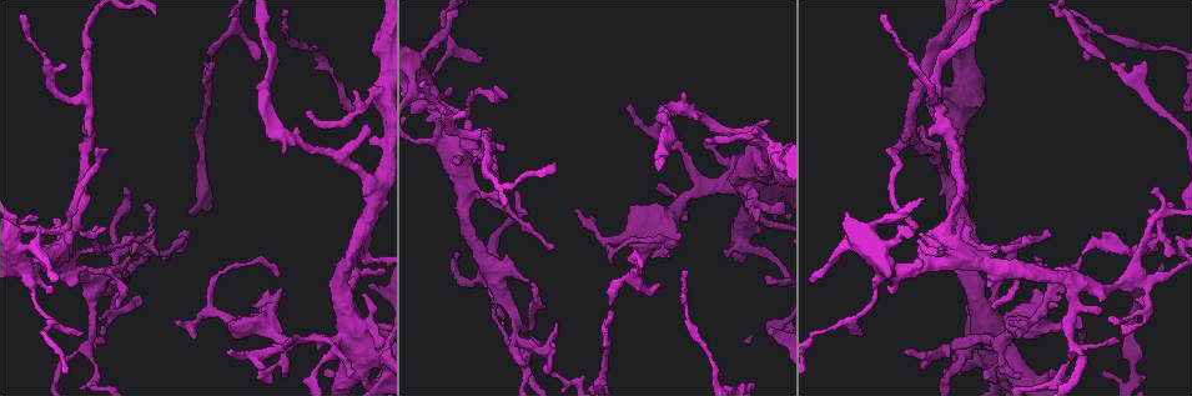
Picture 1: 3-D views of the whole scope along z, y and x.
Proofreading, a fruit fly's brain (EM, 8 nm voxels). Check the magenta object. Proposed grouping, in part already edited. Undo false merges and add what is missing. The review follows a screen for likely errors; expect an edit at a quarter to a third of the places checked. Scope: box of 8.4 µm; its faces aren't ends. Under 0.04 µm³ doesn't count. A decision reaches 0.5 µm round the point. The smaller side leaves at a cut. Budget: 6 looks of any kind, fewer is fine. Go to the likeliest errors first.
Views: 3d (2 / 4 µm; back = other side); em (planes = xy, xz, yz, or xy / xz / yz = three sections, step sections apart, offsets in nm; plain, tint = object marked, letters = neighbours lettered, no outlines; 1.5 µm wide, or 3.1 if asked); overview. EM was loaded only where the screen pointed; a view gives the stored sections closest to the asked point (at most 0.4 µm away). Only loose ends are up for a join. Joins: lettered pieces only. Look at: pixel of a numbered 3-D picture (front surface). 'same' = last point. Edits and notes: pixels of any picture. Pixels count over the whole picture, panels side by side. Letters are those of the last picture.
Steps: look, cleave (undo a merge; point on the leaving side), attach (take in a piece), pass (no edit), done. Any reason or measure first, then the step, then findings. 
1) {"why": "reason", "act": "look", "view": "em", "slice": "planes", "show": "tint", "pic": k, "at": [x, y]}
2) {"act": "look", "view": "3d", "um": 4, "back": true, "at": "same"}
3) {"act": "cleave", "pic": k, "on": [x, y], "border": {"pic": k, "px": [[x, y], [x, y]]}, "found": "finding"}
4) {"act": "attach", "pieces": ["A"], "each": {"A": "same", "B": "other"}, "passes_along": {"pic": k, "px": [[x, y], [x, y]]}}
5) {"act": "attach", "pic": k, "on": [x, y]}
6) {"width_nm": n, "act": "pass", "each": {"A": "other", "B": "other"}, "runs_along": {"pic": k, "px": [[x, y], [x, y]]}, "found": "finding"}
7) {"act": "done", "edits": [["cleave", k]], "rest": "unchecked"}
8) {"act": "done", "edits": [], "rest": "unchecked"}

{"why": "free end", "act": "look", "view": "3d", "um": 4, "pic": 1, "at": [730, 254]}

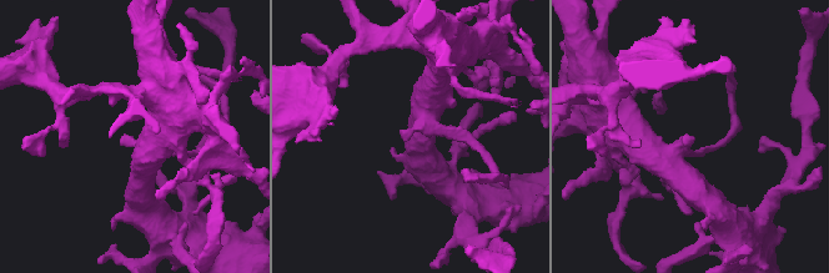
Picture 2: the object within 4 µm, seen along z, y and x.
{"act": "look", "view": "em", "slice": "planes", "show": "letters", "pic": 2, "at": [128, 136]}

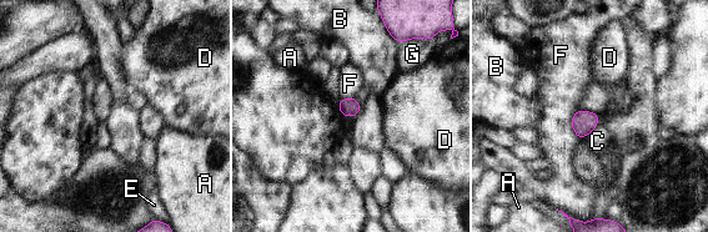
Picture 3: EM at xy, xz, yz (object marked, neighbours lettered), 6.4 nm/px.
{"act": "pass", "each": {"A": "other", "B": "other", "C": "other", "D": "other", "E": "other", "F": "other", "G": "other"}, "found": "no lettered piece goes on from it"}

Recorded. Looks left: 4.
{"act": "look", "view": "3d", "um": 4, "pic": 1, "at": [885, 266]}

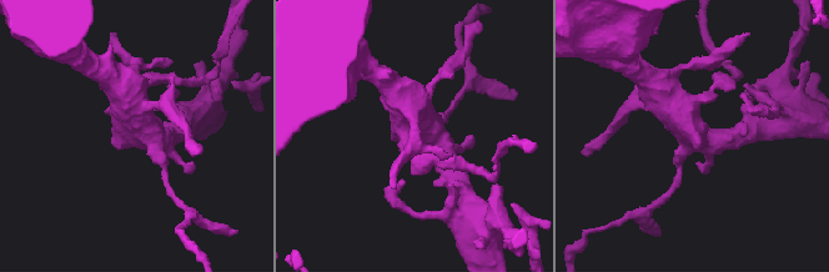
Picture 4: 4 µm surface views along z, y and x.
{"act": "look", "view": "em", "slice": "yz", "step": 8, "show": "tint", "pic": 4, "at": [152, 135]}

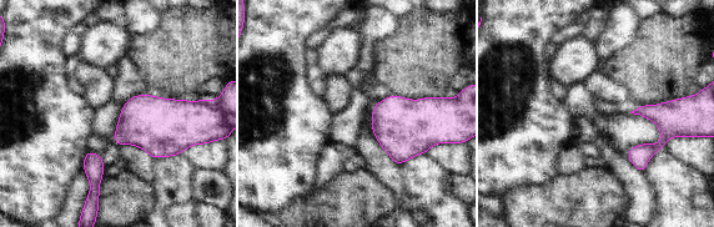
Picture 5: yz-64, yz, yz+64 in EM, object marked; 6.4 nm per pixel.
{"act": "look", "view": "em", "slice": "xz", "step": 4, "show": "letters", "at": "same"}

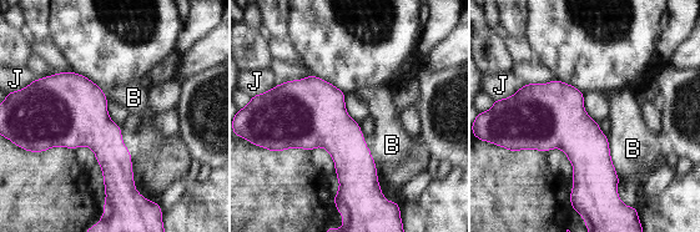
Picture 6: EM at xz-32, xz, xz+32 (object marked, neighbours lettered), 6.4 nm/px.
{"act": "pass", "each": {"B": "other", "J": "other"}, "border": {"pic": 6, "px": [[523, 85], [512, 95], [493, 100]]}, "found": "continuous, no second neuron"}

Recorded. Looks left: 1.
{"why": "narrows sharply", "act": "look", "view": "em", "slice": "xz", "step": 4, "show": "letters", "pic": 1, "at": [313, 377]}

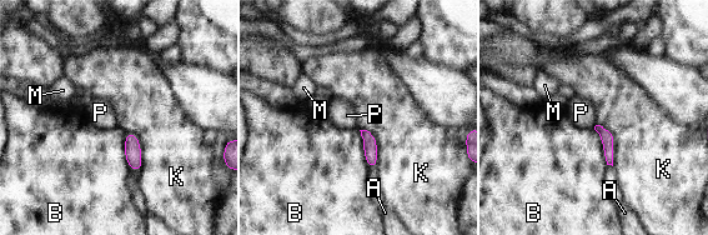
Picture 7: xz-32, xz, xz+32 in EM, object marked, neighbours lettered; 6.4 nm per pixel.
{"act": "pass", "each": {"A": "other", "B": "other", "K": "other", "M": "other", "P": "other"}, "border": {"pic": 7, "px": [[596, 124], [612, 134], [613, 165]]}, "found": "continuous, no second neuron"}

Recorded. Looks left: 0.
{"act": "done", "edits": [], "rest": "unchecked"}

